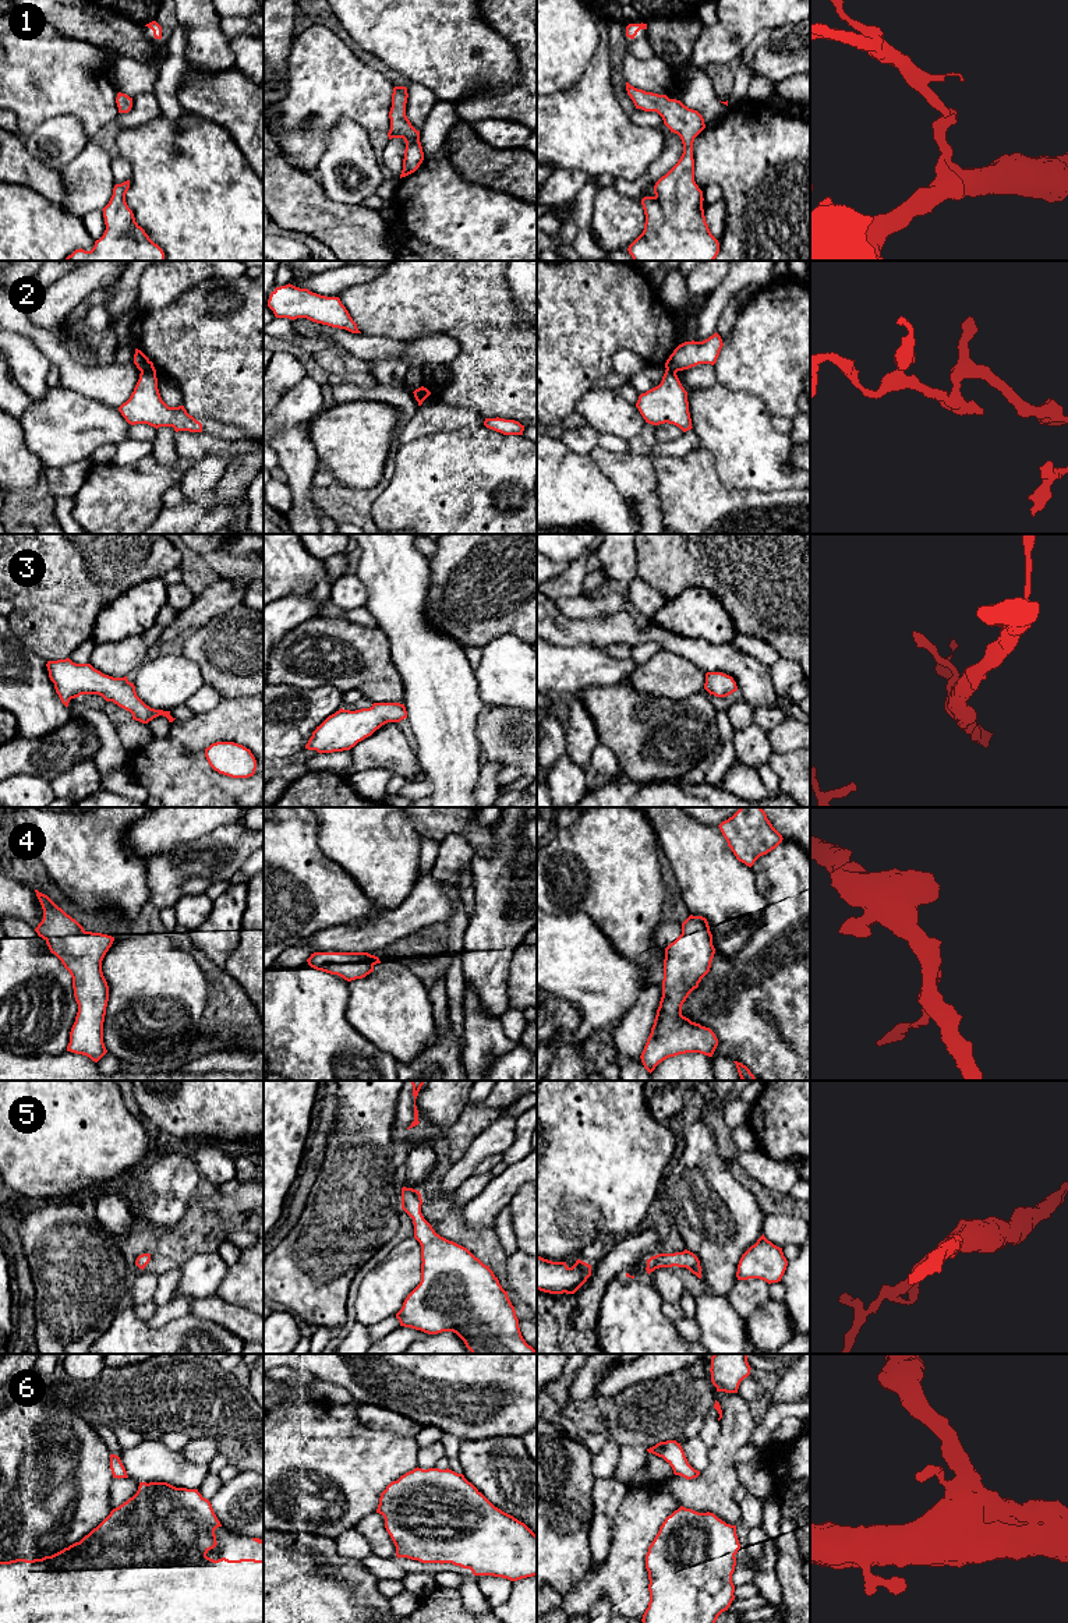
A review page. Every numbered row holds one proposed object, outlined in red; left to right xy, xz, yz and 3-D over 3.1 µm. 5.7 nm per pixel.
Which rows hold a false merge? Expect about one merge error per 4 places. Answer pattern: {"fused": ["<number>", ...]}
{"fused": ["2"]}

